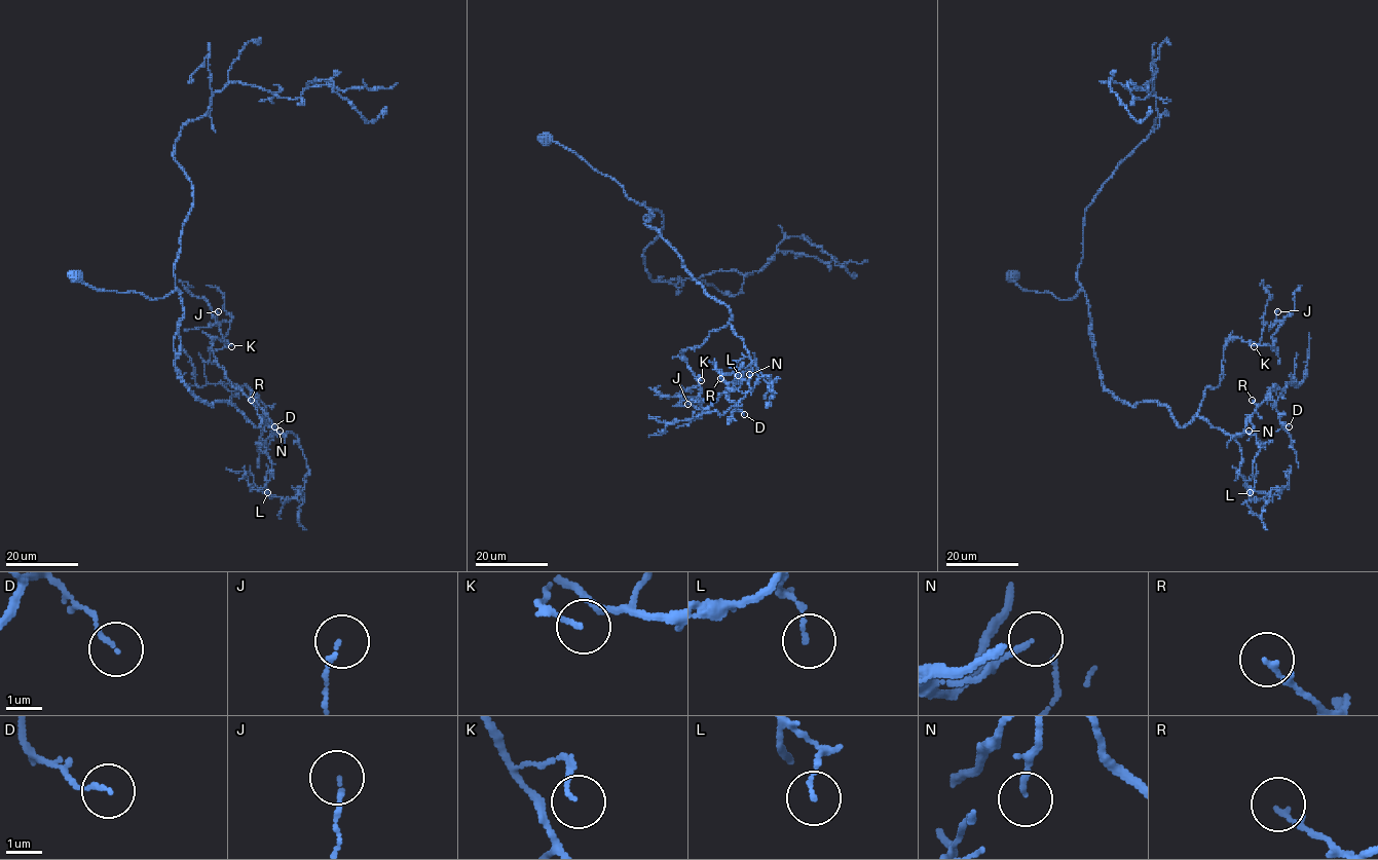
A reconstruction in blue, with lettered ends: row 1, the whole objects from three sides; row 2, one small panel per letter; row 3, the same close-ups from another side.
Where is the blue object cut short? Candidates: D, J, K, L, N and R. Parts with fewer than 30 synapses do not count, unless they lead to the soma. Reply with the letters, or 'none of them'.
N

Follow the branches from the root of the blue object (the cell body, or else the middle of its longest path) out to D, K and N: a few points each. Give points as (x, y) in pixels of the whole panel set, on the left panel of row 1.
D: (73, 275), (152, 299), (178, 290), (178, 377), (210, 405), (228, 401), (282, 436), (260, 401), (274, 426)
K: (73, 275), (152, 299), (178, 290), (178, 377), (195, 397), (228, 401), (259, 427), (212, 340), (231, 346)
N: (73, 275), (152, 299), (178, 290), (178, 377), (210, 405), (228, 401), (255, 426), (260, 416), (280, 431)

